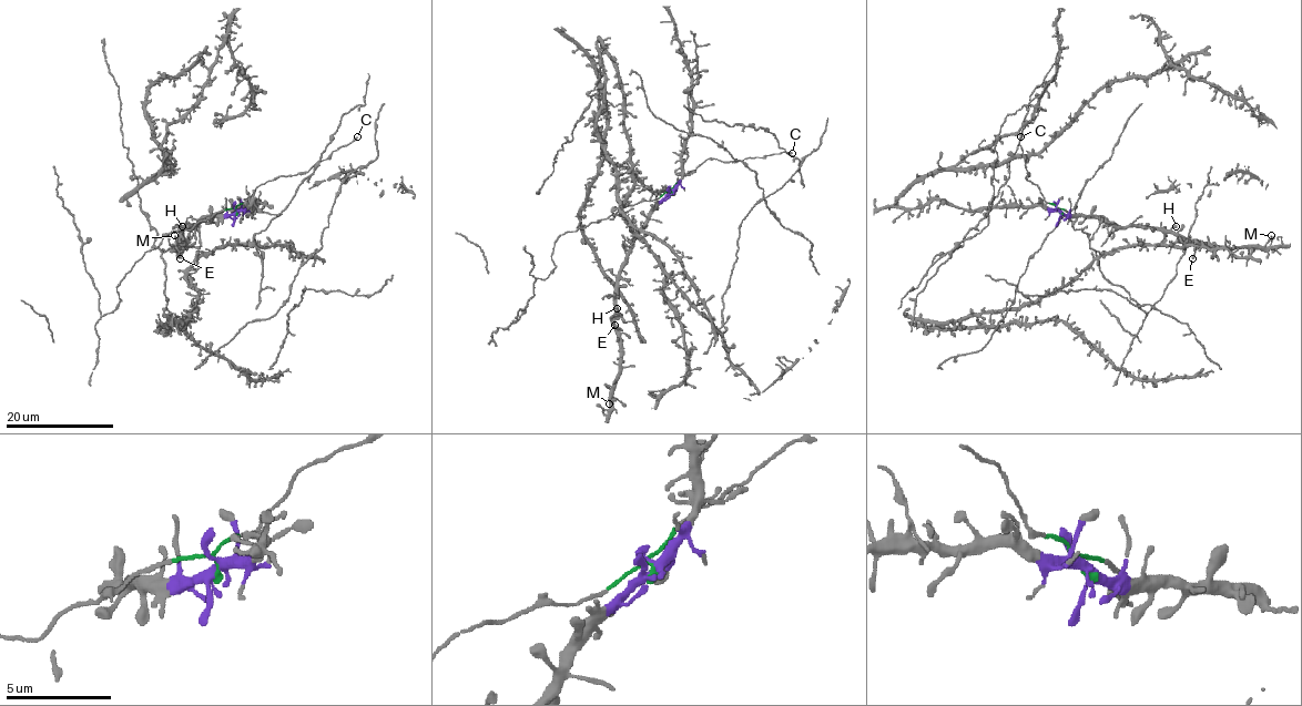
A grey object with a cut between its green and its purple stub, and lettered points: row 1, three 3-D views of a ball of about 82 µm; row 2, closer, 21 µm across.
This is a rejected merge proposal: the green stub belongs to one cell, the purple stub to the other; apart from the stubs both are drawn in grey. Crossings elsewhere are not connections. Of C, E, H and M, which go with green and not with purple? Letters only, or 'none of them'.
C

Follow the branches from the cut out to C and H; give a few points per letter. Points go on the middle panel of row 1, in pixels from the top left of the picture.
C: (671, 192), (681, 177), (709, 159), (741, 161), (792, 153)
H: (671, 192), (653, 210), (631, 247), (618, 282), (617, 308)

